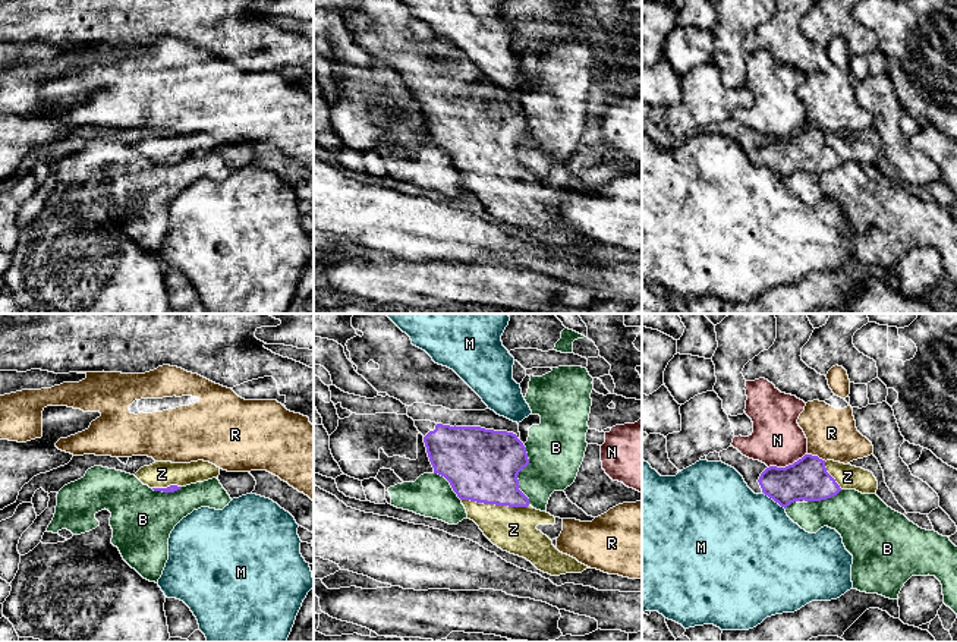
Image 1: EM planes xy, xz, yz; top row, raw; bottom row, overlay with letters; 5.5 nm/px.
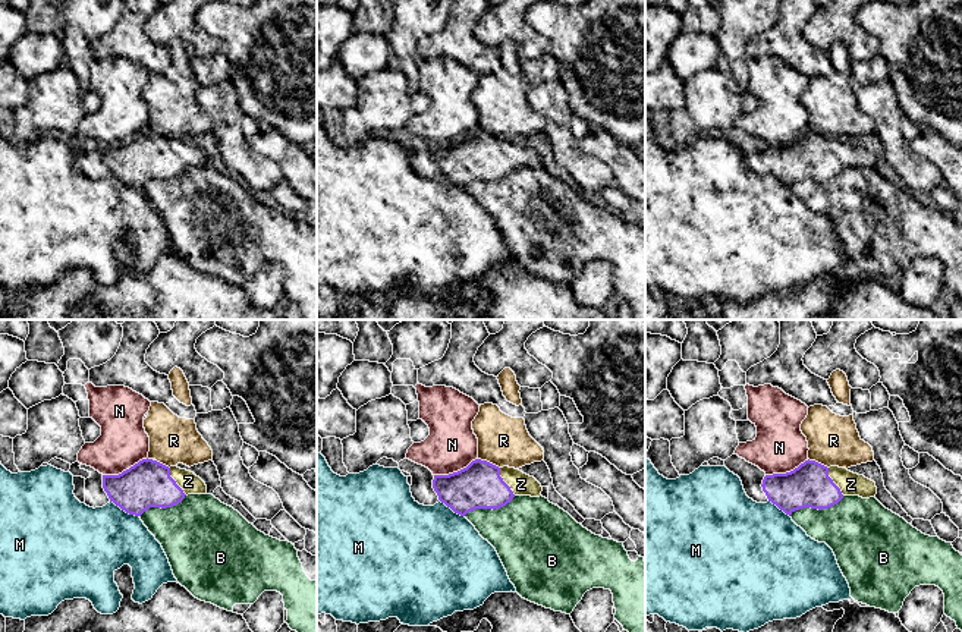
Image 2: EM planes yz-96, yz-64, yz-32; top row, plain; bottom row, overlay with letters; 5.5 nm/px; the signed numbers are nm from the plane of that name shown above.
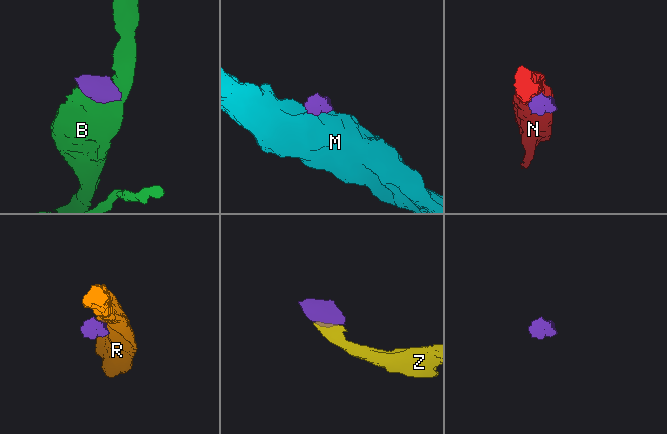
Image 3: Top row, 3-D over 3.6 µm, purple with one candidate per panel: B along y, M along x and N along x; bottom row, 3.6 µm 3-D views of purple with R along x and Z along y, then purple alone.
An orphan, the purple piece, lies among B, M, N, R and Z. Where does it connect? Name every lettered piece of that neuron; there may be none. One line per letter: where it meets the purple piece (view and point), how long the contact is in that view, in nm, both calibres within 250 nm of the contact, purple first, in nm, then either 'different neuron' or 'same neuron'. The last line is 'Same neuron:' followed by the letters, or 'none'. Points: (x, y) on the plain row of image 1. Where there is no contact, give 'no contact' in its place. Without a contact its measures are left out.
B: xz (518, 145) | 340 nm | 400/320 nm | different neuron
M: yz (774, 172) | 150 nm | 220/480 nm | different neuron
N: yz (789, 137) | 240 nm | 220/280 nm | different neuron
R: yz (817, 128) | 110 nm | 220/280 nm | different neuron
Z: xz (496, 176) | 380 nm | 400/260 nm | same neuron
Same neuron: Z

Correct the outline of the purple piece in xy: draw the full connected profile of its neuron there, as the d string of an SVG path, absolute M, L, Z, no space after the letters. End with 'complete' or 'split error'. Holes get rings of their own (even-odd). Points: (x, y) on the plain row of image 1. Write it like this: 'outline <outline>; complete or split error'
outline M155 133L141 139L135 148L154 163L174 164L182 158L218 150L220 139L210 133Z; split error

